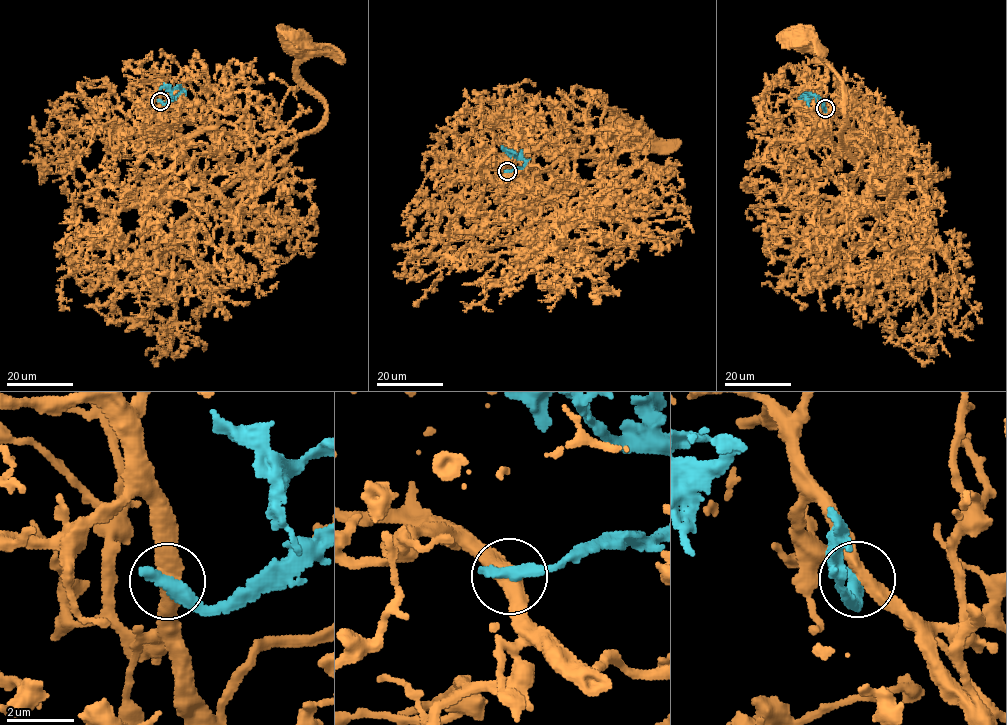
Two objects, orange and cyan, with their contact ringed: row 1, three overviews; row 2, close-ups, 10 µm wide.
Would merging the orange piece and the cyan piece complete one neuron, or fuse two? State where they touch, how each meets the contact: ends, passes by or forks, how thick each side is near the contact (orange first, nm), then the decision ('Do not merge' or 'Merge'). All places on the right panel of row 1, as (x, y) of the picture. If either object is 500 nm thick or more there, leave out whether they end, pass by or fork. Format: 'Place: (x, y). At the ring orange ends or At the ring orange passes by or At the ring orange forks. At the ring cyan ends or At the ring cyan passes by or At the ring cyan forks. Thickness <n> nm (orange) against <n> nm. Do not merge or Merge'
Place: (825, 108). At the ring orange passes by. At the ring cyan ends. Thickness 440 nm (orange) against 480 nm. Do not merge

